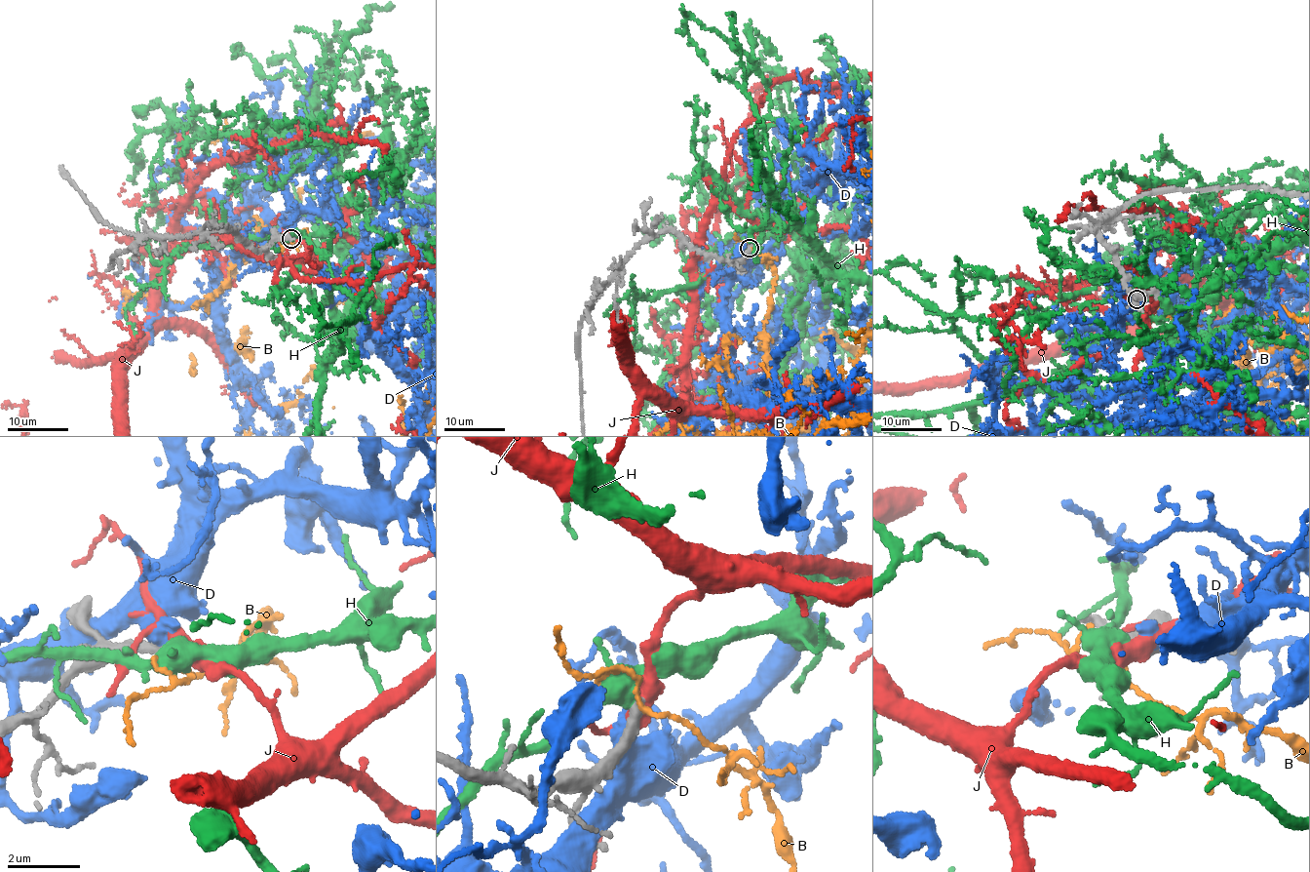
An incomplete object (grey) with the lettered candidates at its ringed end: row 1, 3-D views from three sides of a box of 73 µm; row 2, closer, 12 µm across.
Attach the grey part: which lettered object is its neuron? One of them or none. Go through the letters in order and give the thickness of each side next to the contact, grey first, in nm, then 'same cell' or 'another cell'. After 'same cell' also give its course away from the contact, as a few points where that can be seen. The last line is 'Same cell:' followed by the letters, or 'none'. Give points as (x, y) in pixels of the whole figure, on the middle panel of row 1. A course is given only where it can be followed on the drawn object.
B: 340/110 nm | another cell
D: 440/600 nm | another cell
H: 340/360 nm | another cell
J: 380/360 nm | another cell
Same cell: none

